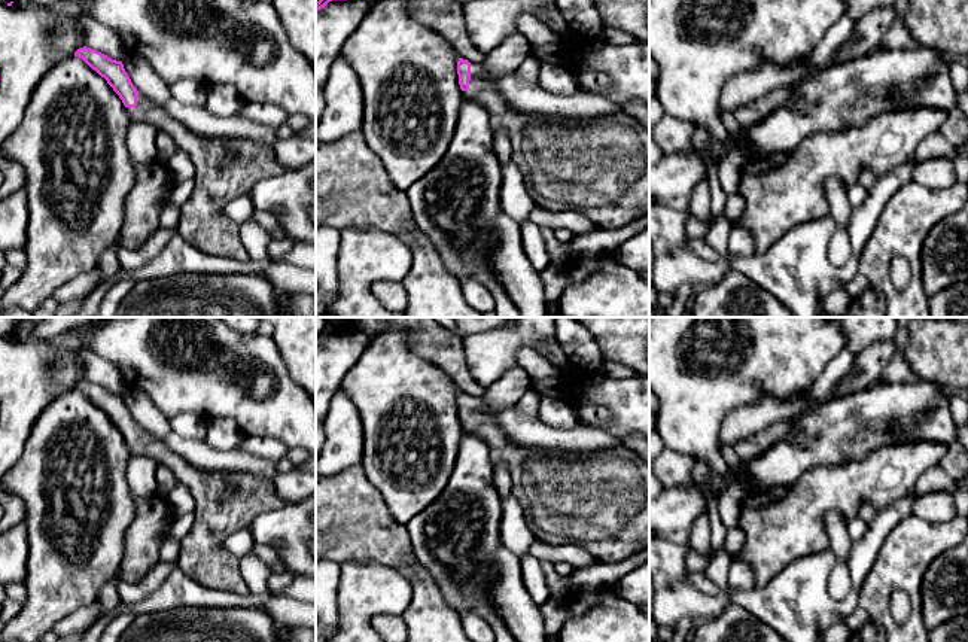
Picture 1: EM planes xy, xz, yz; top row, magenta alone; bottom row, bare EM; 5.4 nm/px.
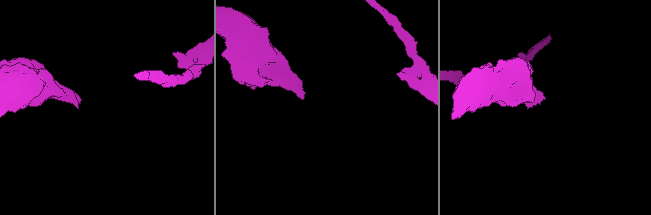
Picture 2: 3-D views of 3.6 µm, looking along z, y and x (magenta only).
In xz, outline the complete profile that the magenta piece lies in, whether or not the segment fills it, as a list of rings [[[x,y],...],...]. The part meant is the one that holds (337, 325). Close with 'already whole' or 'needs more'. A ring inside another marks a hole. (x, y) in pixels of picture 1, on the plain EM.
[[[335,317],[326,319],[325,329],[316,337],[316,347],[325,341],[332,334],[347,334],[353,331],[356,326],[350,322],[348,317]]]; already whole

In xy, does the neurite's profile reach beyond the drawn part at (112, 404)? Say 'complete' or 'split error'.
split error

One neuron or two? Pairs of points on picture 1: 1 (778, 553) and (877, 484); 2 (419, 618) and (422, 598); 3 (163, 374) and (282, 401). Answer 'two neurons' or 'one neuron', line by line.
1: one neuron
2: one neuron
3: one neuron

